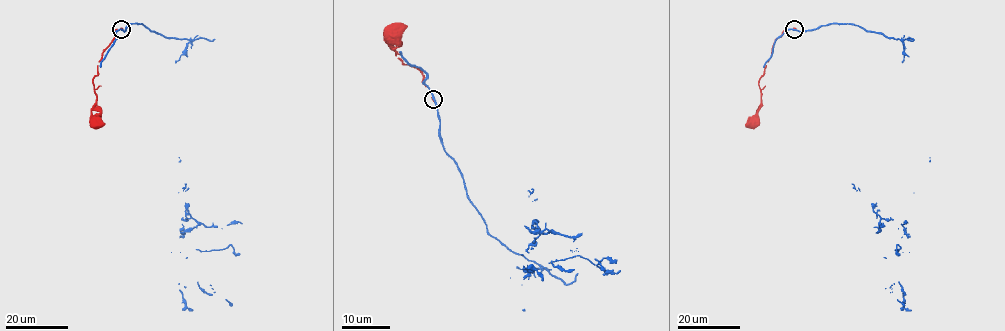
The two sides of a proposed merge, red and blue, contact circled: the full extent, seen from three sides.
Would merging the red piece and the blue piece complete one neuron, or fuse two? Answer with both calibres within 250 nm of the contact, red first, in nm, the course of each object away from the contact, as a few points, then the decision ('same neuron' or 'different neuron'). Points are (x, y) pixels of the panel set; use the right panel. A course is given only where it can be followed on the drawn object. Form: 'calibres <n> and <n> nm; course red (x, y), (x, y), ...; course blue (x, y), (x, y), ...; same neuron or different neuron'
calibres 320 and 320 nm; course red (794, 29), (785, 30), (775, 41), (760, 78), (761, 104), (755, 121); course blue (794, 29), (857, 25), (903, 42), (873, 210), (906, 231), (896, 251), (890, 292), (904, 306); different neuron

